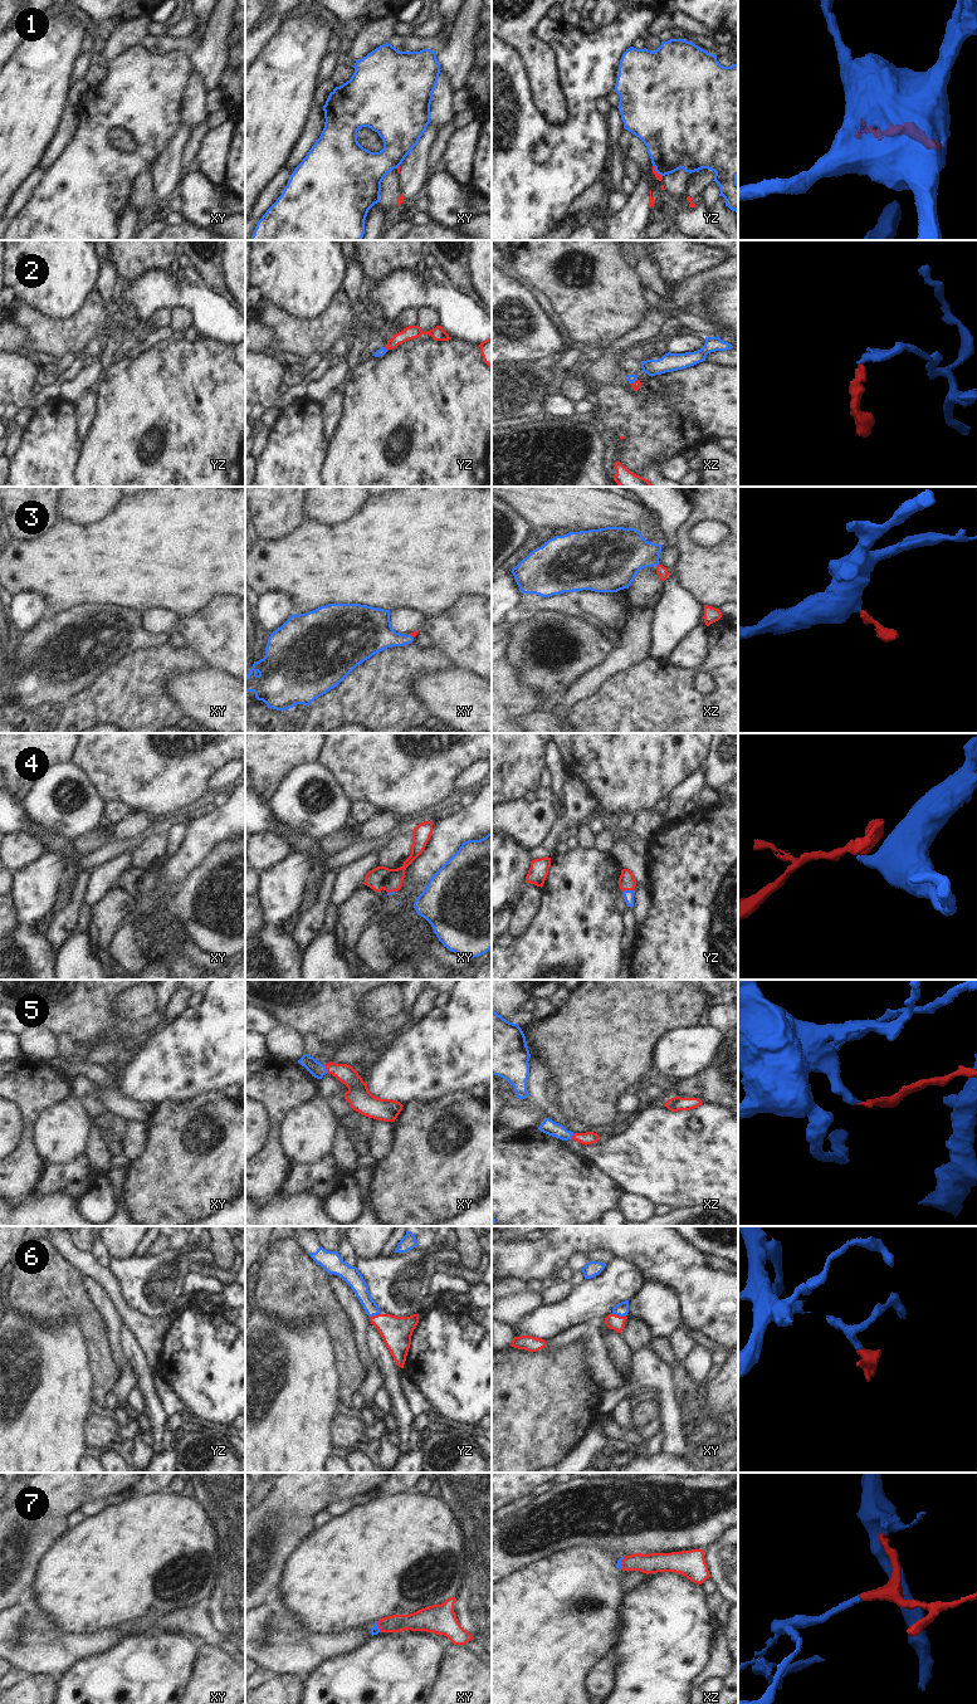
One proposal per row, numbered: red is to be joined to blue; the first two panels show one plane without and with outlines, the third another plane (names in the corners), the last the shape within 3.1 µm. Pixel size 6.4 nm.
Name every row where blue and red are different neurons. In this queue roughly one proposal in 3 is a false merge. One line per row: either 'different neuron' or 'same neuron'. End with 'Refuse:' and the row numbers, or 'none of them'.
1: different neuron
2: same neuron
3: same neuron
4: same neuron
5: same neuron
6: same neuron
7: same neuron
Refuse: 1

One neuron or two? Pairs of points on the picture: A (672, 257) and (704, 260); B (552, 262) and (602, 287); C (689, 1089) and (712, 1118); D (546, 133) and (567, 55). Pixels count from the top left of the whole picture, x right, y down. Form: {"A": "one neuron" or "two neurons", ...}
{"A": "one neuron", "B": "one neuron", "C": "two neurons", "D": "one neuron"}

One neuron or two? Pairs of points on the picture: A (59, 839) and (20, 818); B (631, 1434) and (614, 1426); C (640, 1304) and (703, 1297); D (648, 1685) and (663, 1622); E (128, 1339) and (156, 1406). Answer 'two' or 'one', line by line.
A: one
B: one
C: two
D: one
E: one

